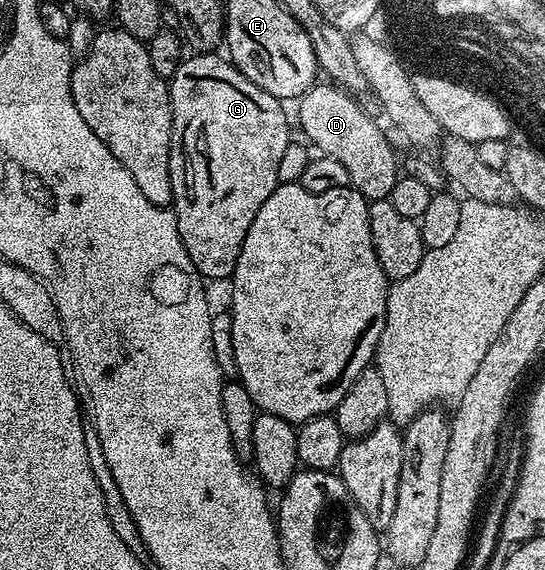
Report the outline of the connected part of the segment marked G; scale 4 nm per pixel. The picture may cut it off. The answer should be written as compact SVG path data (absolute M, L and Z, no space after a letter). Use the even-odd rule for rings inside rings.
M194 52L192 54L194 55L191 58L190 55L183 57L182 62L176 68L174 77L168 82L170 107L172 108L172 140L170 141L170 179L174 193L172 209L180 228L180 240L184 244L188 256L192 256L192 264L198 269L198 273L206 280L210 280L210 278L229 279L236 268L236 260L240 256L244 236L248 236L248 228L252 228L252 220L256 220L256 212L260 212L260 204L264 204L264 200L268 200L268 196L272 196L274 189L280 185L278 180L280 159L284 156L284 148L288 148L292 141L292 135L290 135L292 122L291 119L290 122L286 119L280 99L264 92L264 88L252 84L252 80L248 80L248 76L240 73L233 62L225 57L217 58L217 53L214 52Z

